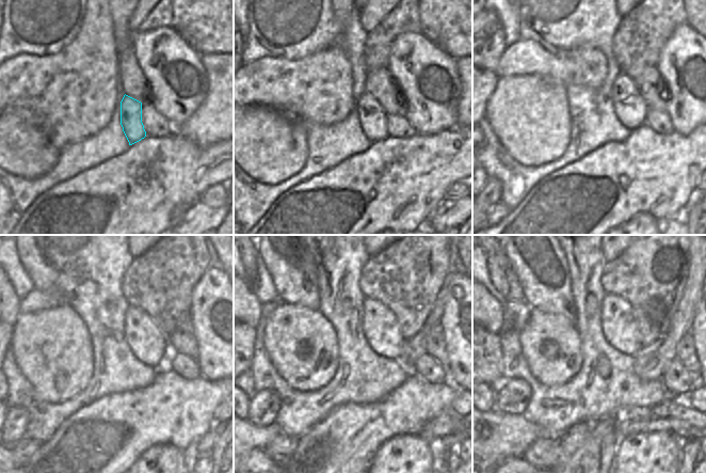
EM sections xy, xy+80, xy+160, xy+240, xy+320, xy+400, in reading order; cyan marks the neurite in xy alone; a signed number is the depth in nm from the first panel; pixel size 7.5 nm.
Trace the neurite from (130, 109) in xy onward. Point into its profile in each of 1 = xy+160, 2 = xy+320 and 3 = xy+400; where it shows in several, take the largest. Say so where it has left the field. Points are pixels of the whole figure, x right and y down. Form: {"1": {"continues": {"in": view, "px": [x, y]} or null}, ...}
{"1": {"continues": {"in": "xy+160", "px": [629, 107]}}, "2": {"continues": {"in": "xy+320", "px": [381, 329]}}, "3": {"continues": {"in": "xy+400", "px": [620, 328]}}}

